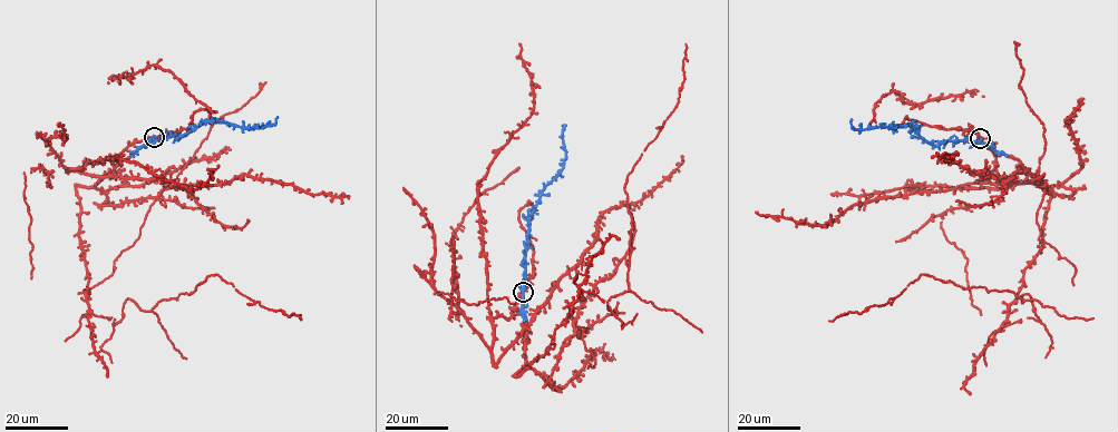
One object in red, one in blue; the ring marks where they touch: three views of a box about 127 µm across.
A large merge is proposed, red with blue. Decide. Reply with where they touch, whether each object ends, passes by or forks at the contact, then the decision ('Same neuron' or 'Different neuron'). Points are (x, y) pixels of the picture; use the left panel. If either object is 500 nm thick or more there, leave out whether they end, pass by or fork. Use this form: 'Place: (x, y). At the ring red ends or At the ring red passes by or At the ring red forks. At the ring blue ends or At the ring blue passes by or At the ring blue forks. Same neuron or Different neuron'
Place: (154, 137). At the ring red forks. At the ring blue ends. Same neuron

